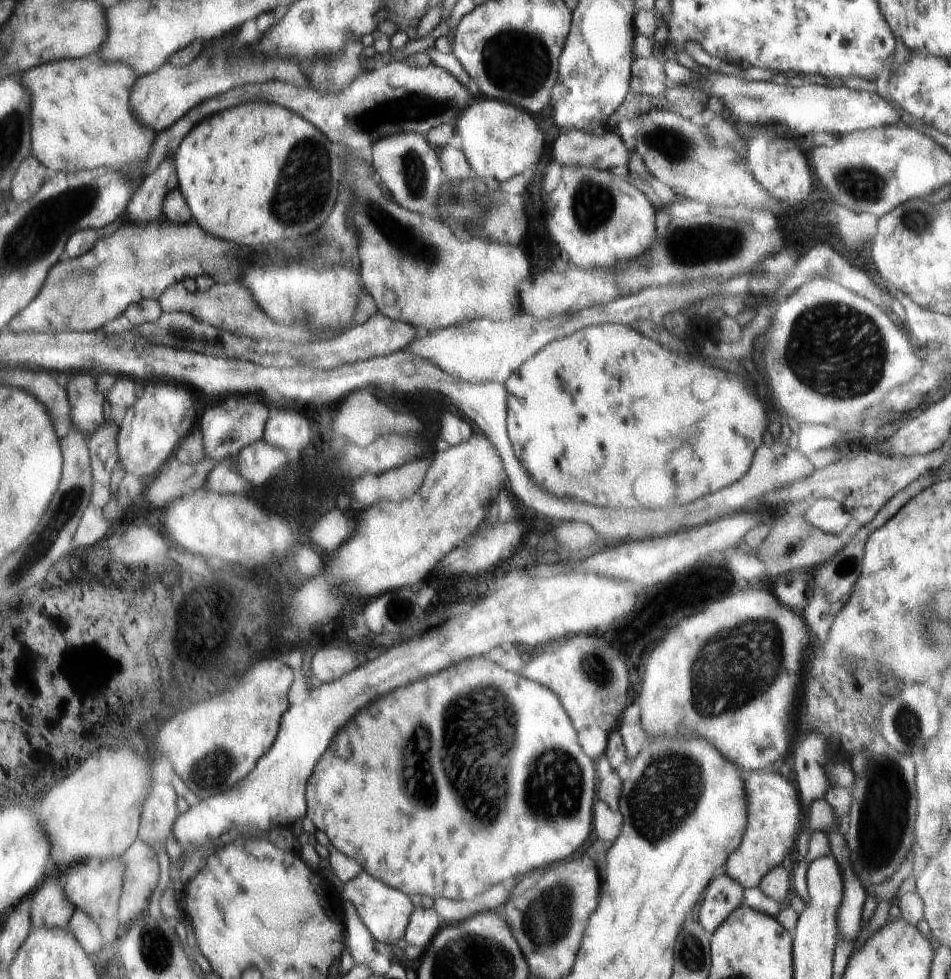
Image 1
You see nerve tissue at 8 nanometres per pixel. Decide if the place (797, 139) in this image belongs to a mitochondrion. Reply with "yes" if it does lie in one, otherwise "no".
no

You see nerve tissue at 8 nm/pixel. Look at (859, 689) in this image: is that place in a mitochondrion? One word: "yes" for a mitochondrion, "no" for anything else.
no

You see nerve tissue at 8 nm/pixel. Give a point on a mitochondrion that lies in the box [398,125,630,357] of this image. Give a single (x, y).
(593, 204)

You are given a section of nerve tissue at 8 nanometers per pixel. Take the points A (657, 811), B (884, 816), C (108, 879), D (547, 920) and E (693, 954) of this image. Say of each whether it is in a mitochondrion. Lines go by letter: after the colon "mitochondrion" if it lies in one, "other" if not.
A: mitochondrion
B: mitochondrion
C: other
D: mitochondrion
E: mitochondrion

